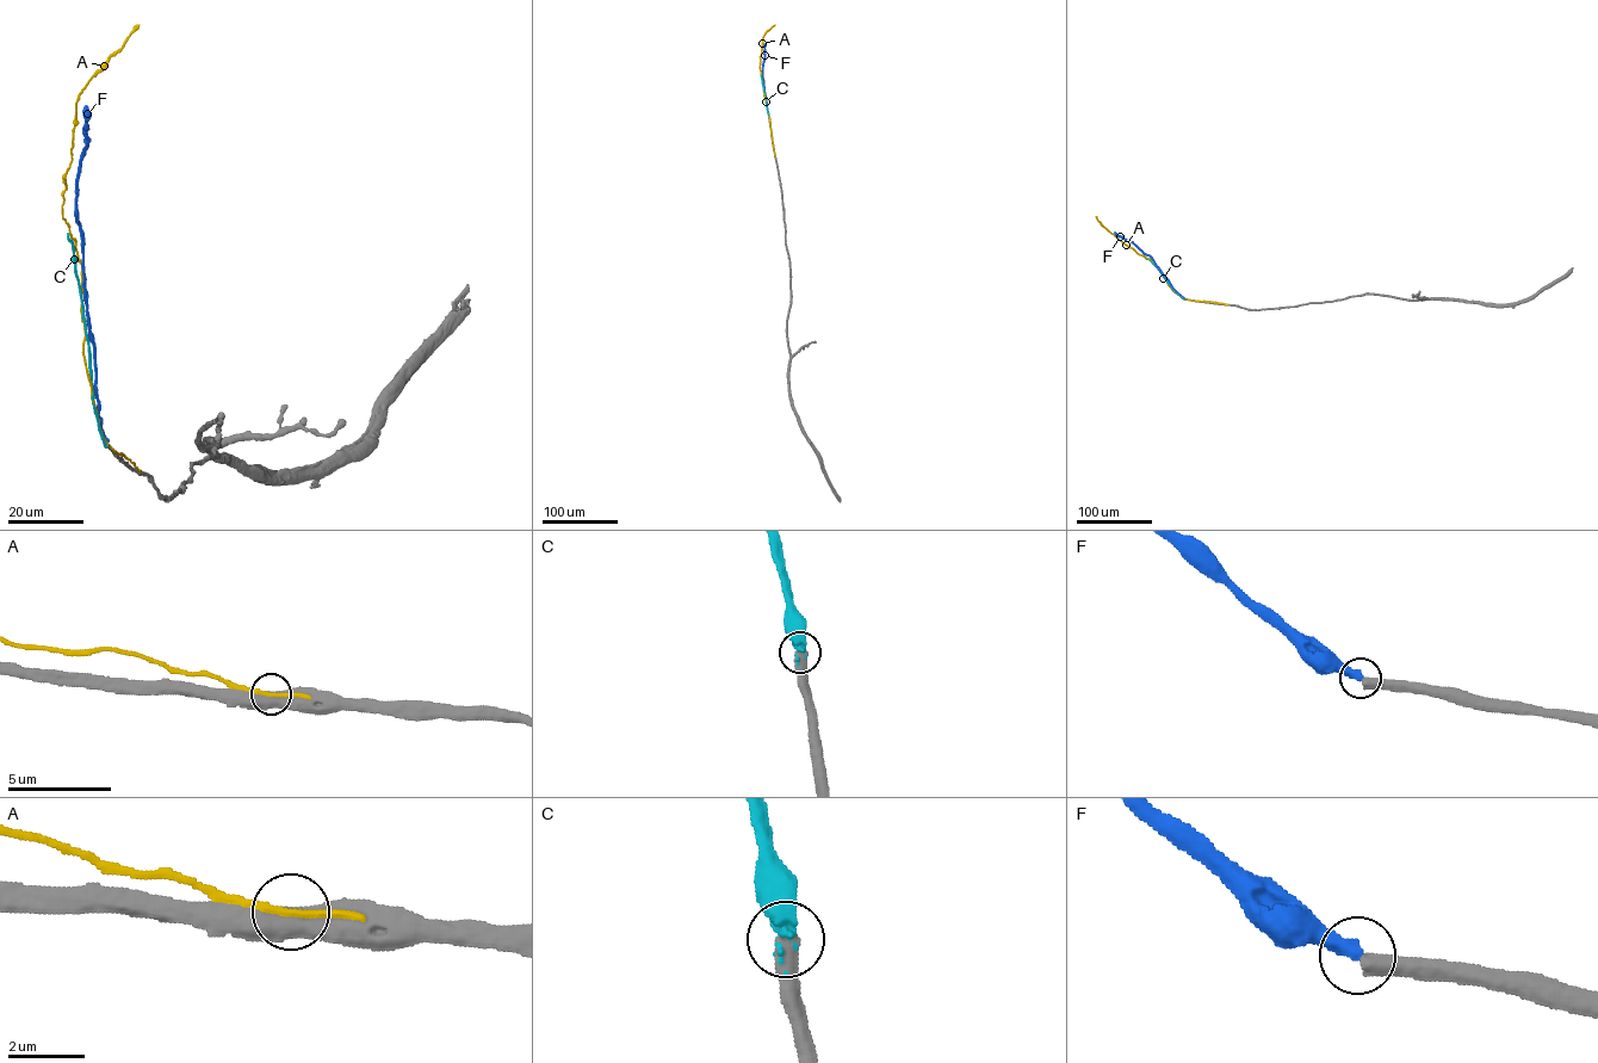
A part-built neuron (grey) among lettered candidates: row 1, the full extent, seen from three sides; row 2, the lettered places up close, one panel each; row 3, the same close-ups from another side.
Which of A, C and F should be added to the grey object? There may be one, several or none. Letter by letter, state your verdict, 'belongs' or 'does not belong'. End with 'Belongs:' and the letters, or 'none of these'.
A: does not belong
C: does not belong
F: belongs
Belongs: F

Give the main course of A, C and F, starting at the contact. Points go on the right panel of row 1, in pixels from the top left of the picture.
A: (1226, 304), (1184, 298), (1172, 290), (1151, 259), (1120, 240), (1096, 216)
C: (1185, 300), (1145, 257)
F: (1185, 298), (1150, 255), (1114, 232)

